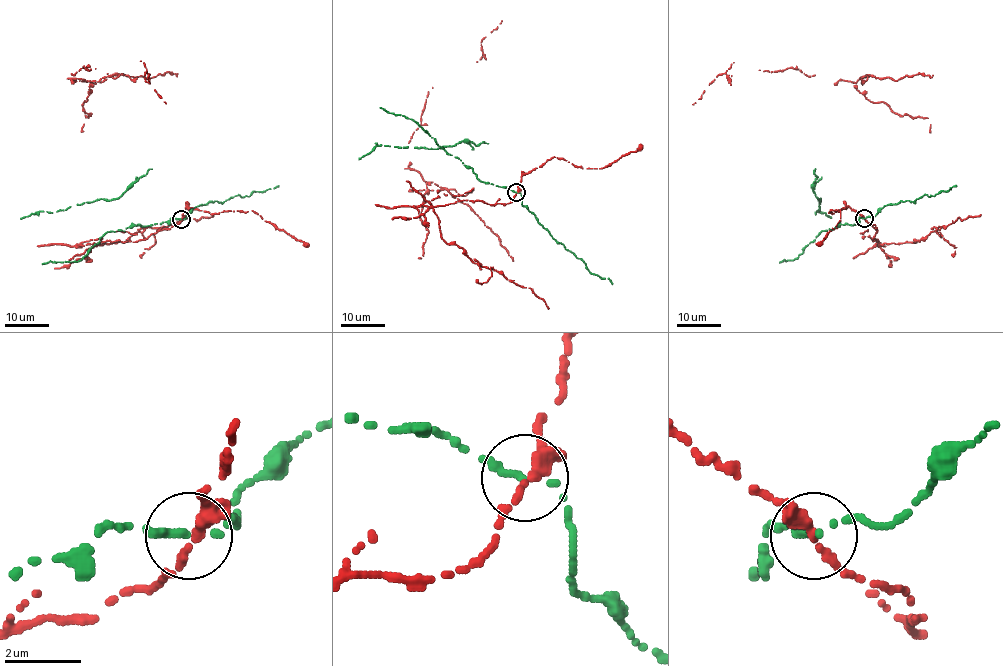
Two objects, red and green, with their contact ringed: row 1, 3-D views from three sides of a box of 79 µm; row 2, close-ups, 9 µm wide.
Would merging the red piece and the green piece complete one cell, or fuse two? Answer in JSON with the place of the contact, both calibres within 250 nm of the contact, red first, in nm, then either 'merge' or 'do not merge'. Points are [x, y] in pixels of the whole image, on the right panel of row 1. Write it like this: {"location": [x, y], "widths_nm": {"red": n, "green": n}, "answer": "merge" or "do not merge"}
{"location": [864, 218], "widths_nm": {"red": 240, "green": 240}, "answer": "do not merge"}

